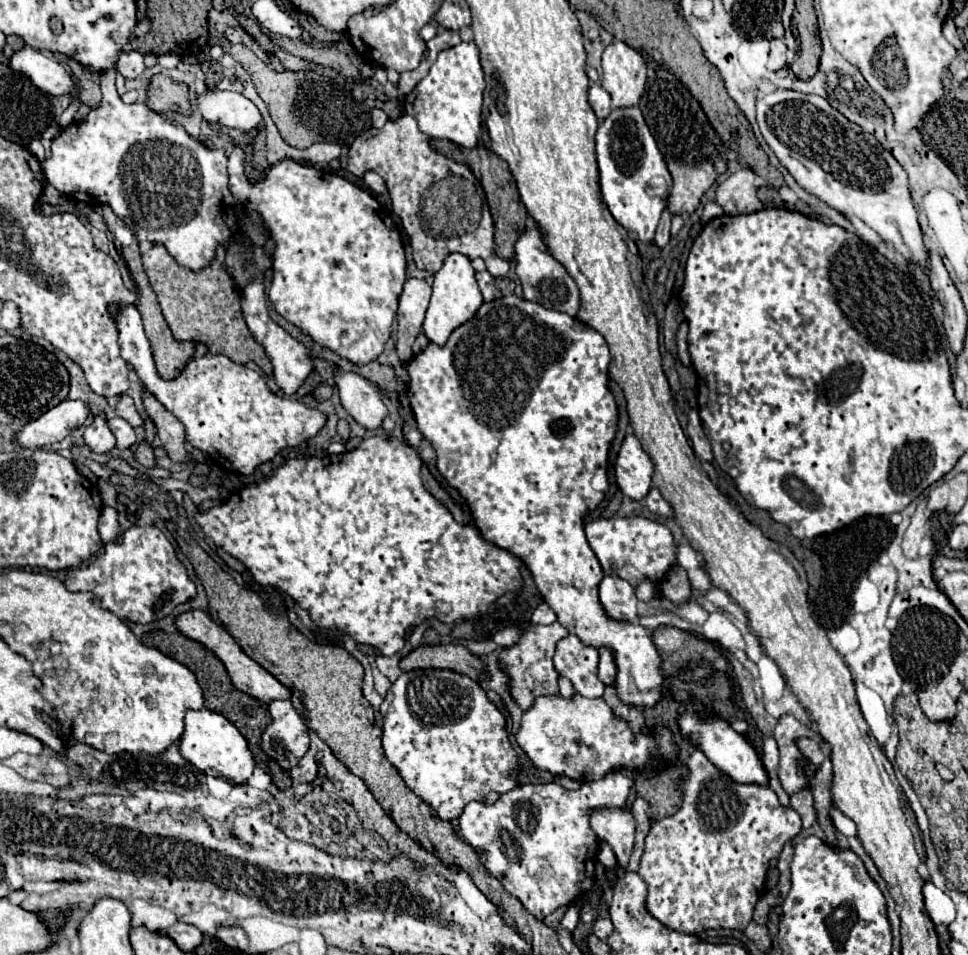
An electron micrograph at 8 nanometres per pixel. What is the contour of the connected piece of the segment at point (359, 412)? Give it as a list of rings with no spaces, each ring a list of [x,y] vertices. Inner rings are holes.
[[[334,372],[334,382],[338,388],[340,402],[344,410],[364,428],[376,430],[388,416],[384,396],[370,380],[352,372]]]

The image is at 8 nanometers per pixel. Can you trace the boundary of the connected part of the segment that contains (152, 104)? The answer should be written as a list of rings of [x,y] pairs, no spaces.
[[[156,74],[148,88],[148,108],[154,112],[180,112],[192,114],[192,106],[188,102],[188,86],[178,84],[164,74]]]

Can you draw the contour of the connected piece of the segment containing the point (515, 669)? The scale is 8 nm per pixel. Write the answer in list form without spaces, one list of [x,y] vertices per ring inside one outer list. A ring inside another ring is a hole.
[[[552,622],[548,626],[540,624],[522,624],[520,626],[522,634],[520,640],[504,648],[498,656],[498,668],[508,676],[508,688],[512,694],[512,700],[522,708],[530,708],[536,696],[548,696],[548,694],[558,694],[558,674],[552,664],[552,656],[556,650],[556,642],[568,636],[568,630],[560,622]]]

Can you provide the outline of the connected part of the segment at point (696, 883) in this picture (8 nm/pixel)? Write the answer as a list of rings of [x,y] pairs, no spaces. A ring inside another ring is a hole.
[[[694,750],[688,758],[688,770],[688,776],[680,782],[684,792],[682,808],[670,818],[650,822],[650,832],[644,840],[644,854],[636,874],[648,886],[646,910],[668,928],[684,934],[720,928],[744,930],[762,896],[770,862],[778,858],[782,846],[798,836],[802,828],[800,816],[790,806],[782,806],[770,788],[734,782],[720,772],[702,750]]]

